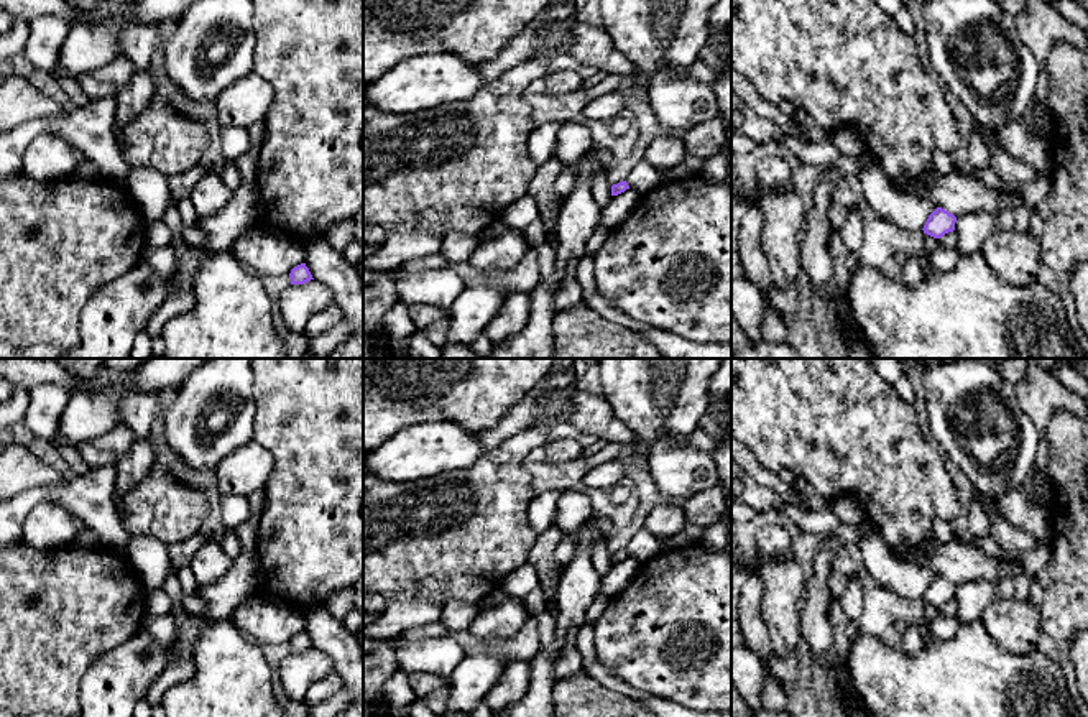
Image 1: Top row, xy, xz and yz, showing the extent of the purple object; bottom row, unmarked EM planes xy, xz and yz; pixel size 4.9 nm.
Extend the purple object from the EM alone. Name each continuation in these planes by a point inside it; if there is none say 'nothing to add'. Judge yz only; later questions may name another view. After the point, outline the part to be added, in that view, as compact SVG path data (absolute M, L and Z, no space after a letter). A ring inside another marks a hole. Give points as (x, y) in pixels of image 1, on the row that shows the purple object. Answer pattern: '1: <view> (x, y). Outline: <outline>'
nothing to add

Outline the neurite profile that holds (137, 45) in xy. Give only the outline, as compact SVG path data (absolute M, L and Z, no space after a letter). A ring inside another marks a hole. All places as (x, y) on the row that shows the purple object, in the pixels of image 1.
M156 25L128 26L120 33L118 58L125 58L136 72L146 71L164 35Z

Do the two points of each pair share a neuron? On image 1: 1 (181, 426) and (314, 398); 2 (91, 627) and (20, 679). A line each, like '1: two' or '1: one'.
1: two
2: one

